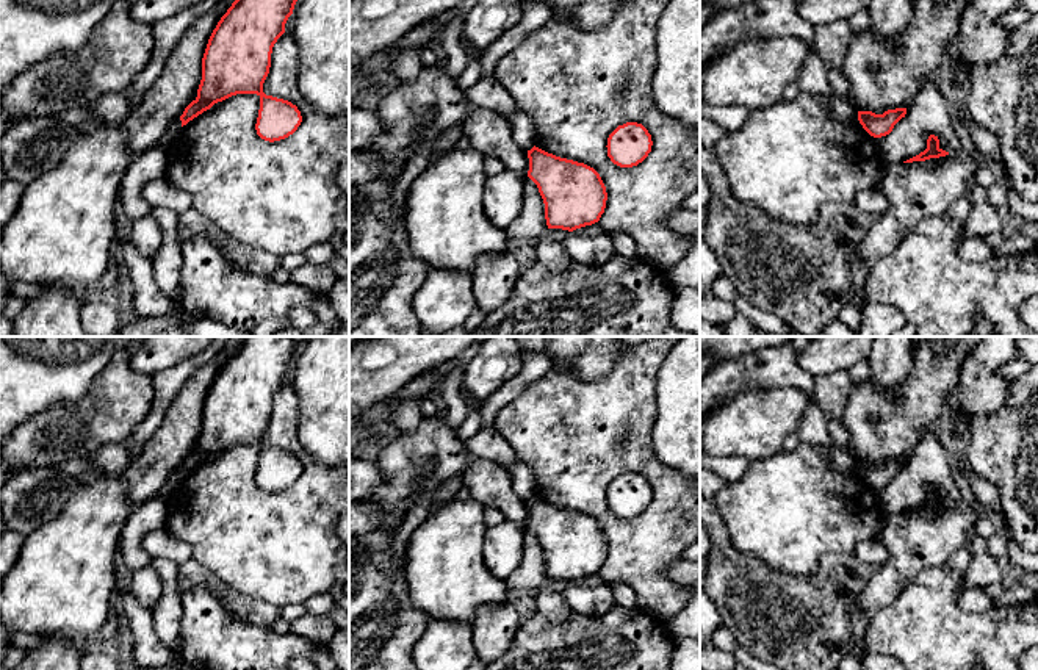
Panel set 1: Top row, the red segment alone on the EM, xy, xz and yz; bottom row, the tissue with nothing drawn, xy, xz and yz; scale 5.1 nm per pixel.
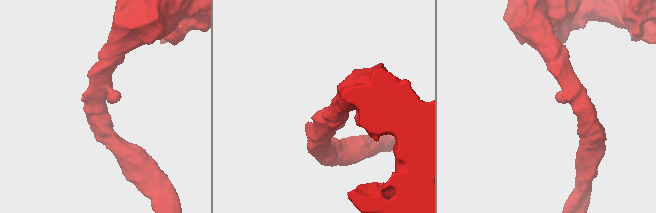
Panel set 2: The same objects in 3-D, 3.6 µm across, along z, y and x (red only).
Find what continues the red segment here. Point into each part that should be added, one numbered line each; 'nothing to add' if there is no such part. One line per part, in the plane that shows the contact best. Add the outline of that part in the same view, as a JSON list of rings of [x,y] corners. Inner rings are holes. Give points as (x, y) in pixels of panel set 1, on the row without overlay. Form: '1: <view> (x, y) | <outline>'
nothing to add

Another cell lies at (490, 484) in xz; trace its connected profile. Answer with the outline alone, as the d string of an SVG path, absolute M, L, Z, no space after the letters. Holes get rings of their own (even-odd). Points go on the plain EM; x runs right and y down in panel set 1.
M470 454L462 473L462 482L470 490L473 499L482 506L501 510L506 520L515 523L520 529L524 531L528 528L528 501L523 501L514 492L512 476L507 468Z

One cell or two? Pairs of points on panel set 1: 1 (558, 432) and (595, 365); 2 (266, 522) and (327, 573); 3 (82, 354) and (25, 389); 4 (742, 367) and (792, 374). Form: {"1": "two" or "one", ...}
{"1": "two", "2": "one", "3": "one", "4": "one"}

